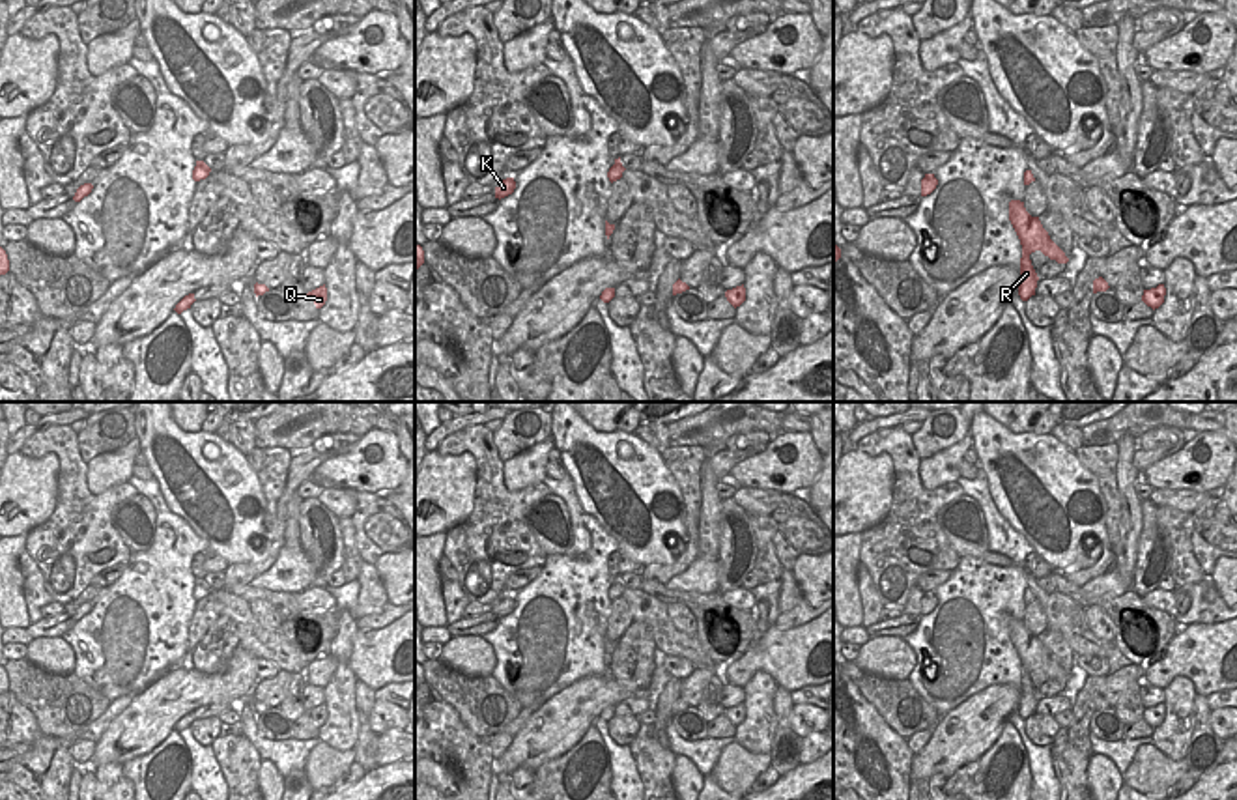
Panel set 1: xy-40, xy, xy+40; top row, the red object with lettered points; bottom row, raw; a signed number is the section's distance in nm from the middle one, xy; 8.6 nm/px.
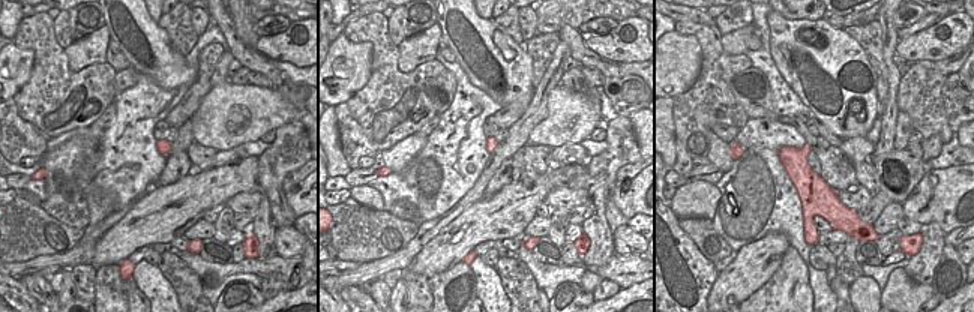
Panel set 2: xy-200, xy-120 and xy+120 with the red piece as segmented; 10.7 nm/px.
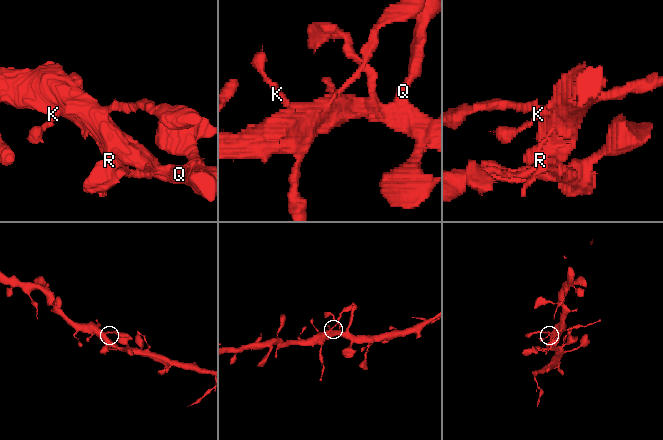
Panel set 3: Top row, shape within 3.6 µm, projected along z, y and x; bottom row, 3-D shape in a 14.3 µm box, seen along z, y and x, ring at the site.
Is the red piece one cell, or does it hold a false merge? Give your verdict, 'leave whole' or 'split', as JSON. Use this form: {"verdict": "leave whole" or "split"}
{"verdict": "leave whole"}

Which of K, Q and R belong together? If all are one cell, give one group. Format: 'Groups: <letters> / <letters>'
Groups: K Q R.

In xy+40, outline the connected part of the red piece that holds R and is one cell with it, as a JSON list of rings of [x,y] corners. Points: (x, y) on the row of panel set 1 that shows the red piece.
[[[1011,200],[1009,202],[1009,221],[1020,239],[1022,245],[1022,258],[1020,258],[1020,284],[1018,284],[1018,295],[1022,301],[1028,301],[1031,295],[1035,295],[1037,288],[1037,273],[1031,265],[1030,254],[1035,250],[1041,250],[1050,260],[1056,260],[1058,264],[1067,264],[1069,258],[1065,252],[1050,239],[1048,232],[1043,228],[1039,217],[1031,217],[1024,202]]]

